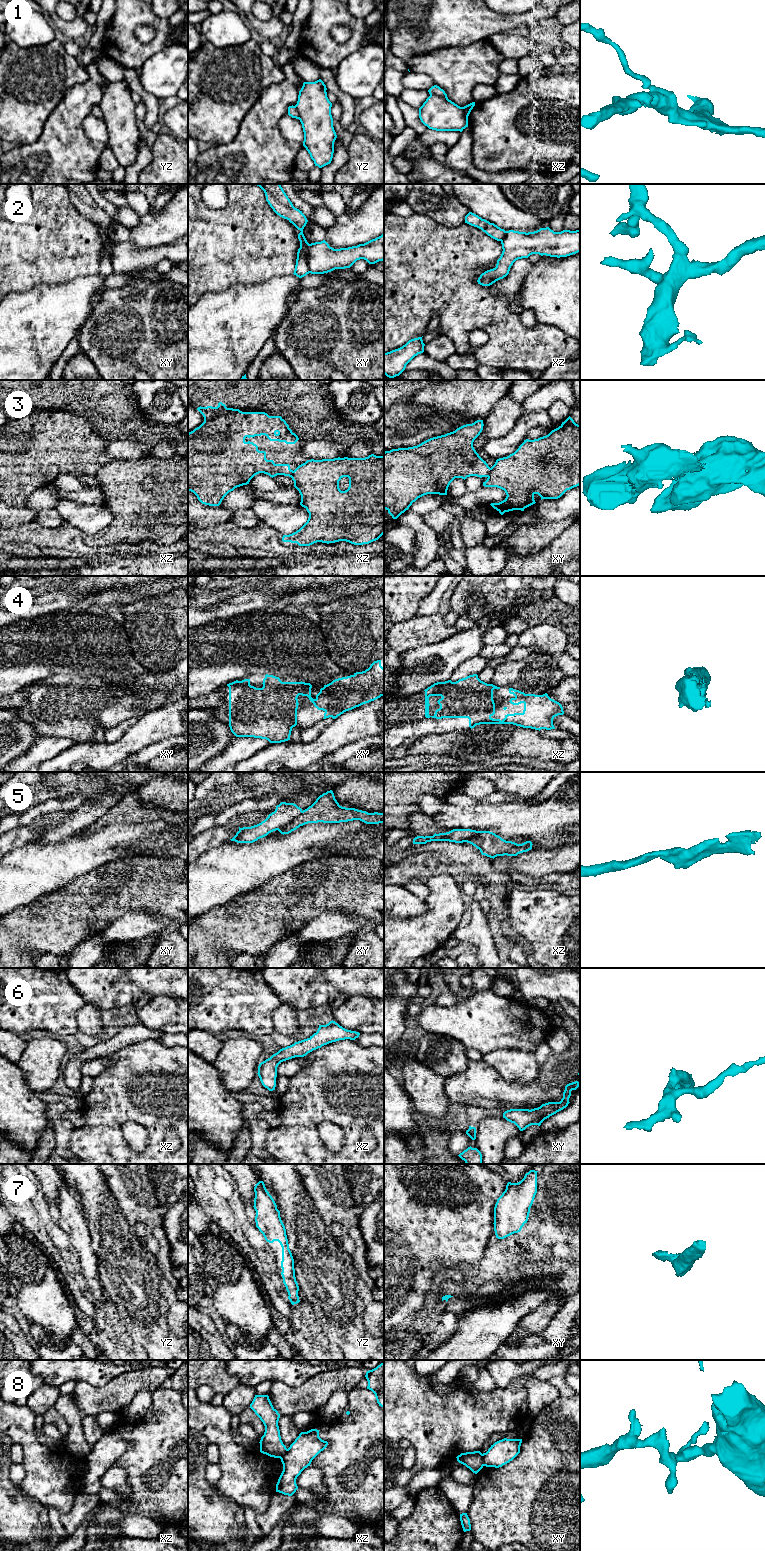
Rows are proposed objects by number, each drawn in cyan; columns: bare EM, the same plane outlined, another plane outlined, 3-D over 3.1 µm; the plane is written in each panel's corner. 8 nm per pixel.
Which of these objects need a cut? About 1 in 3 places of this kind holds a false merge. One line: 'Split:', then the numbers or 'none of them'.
Split: 2, 3, 5, 8

